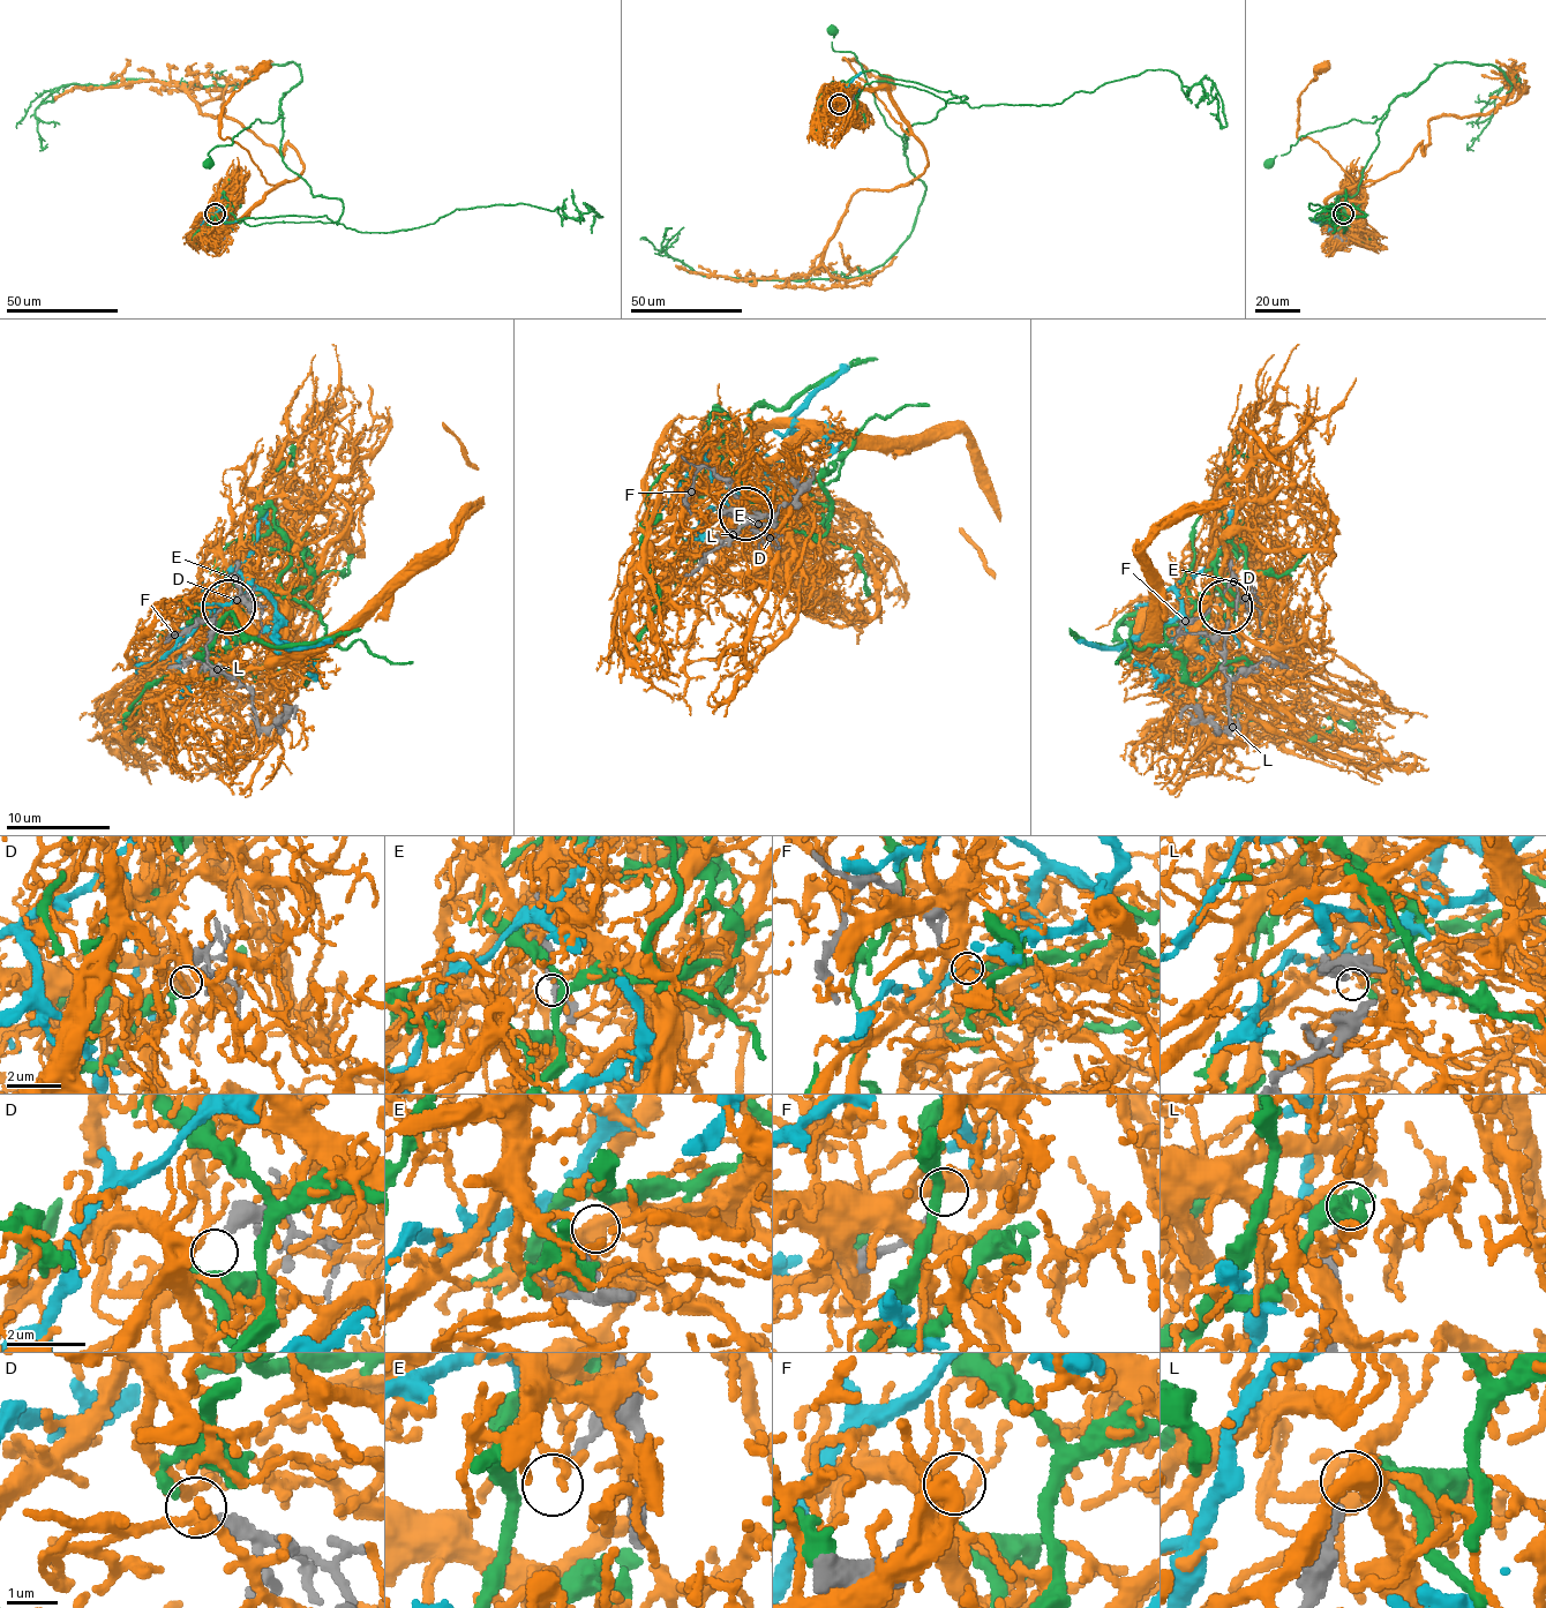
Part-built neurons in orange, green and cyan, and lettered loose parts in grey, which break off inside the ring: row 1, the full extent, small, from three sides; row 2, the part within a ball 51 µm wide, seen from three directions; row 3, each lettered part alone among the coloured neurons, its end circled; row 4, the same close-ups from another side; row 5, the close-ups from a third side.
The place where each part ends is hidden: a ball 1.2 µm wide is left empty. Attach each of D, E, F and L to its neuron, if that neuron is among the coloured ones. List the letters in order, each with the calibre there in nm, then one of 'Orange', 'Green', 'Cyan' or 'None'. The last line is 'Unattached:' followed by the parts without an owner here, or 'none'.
D: Thickness 400 nm. Orange
E: Thickness 220 nm. None
F: Thickness 240 nm. None
L: Thickness 280 nm. Green
Unattached: E, F

